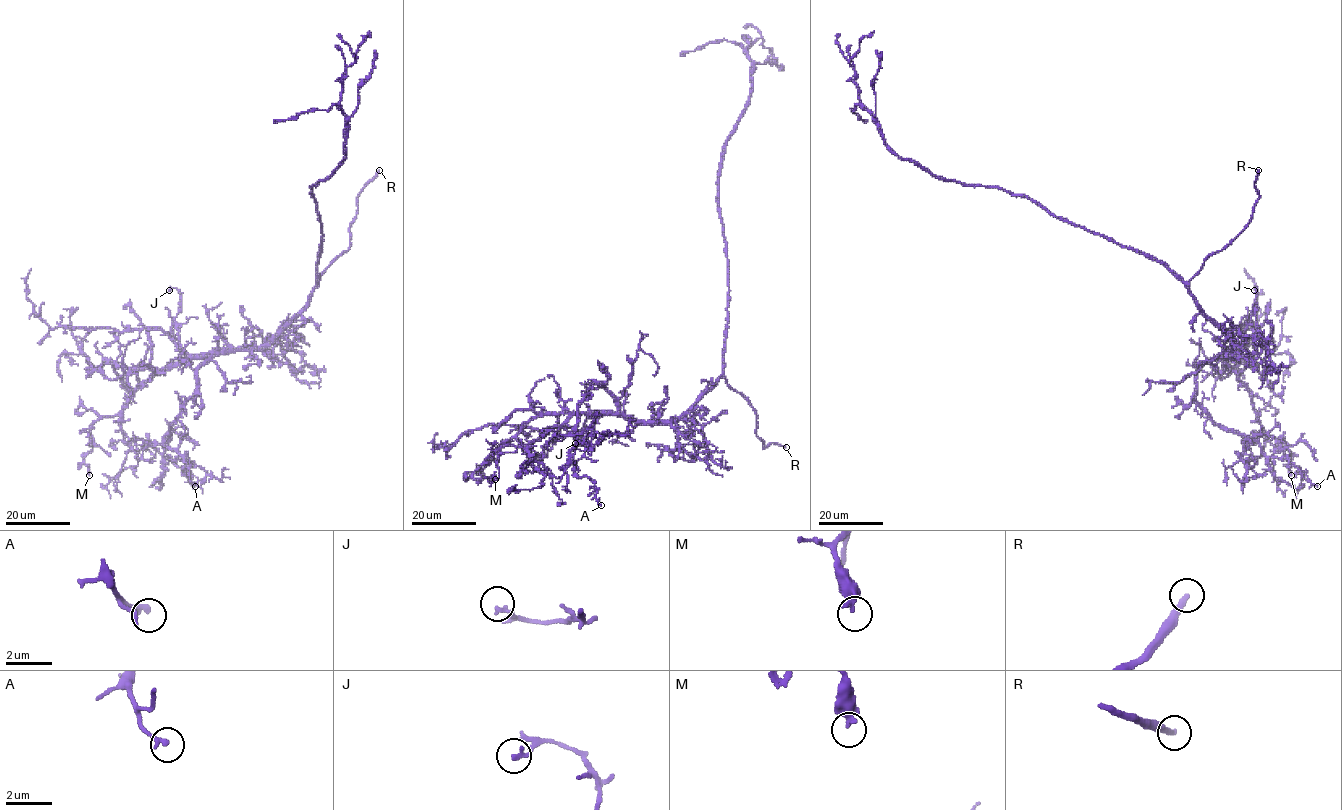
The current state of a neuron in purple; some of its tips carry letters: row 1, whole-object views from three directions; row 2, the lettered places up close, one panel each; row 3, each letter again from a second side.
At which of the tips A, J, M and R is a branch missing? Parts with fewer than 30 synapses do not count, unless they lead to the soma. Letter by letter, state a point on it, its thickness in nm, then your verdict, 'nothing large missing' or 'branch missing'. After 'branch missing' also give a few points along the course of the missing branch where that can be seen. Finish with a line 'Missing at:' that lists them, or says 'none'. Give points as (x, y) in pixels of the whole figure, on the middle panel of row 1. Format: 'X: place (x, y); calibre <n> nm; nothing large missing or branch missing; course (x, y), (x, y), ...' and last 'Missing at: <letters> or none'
A: place (601, 505); calibre 220 nm; nothing large missing
J: place (575, 443); calibre 170 nm; nothing large missing
M: place (495, 479); calibre 360 nm; nothing large missing
R: place (786, 447); calibre 280 nm; branch missing
Missing at: R

